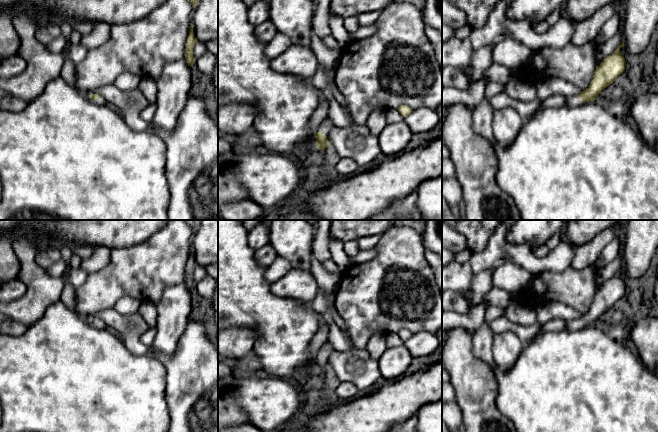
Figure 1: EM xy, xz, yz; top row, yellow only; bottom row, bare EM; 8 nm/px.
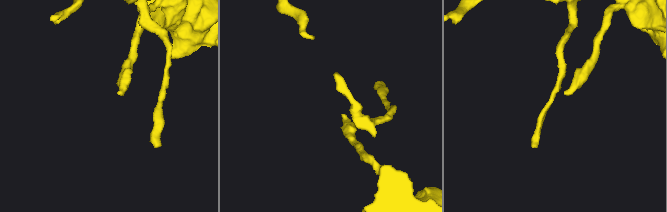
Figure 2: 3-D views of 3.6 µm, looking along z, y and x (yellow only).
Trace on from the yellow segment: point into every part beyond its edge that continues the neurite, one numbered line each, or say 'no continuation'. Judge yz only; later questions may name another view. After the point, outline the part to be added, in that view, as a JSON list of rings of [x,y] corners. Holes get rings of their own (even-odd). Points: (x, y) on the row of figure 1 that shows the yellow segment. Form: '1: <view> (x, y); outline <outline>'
1: yz (573, 101); outline [[[571,96],[571,97],[568,97],[566,99],[566,102],[564,104],[565,107],[576,107],[580,104],[582,104],[583,102],[579,99],[578,96]]]

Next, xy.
1: xy (101, 101); outline [[[101,96],[94,101],[96,101],[100,106],[108,105],[106,99]]]

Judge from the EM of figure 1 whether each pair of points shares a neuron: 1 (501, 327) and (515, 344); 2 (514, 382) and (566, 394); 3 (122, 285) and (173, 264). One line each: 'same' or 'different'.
1: different
2: same
3: same

